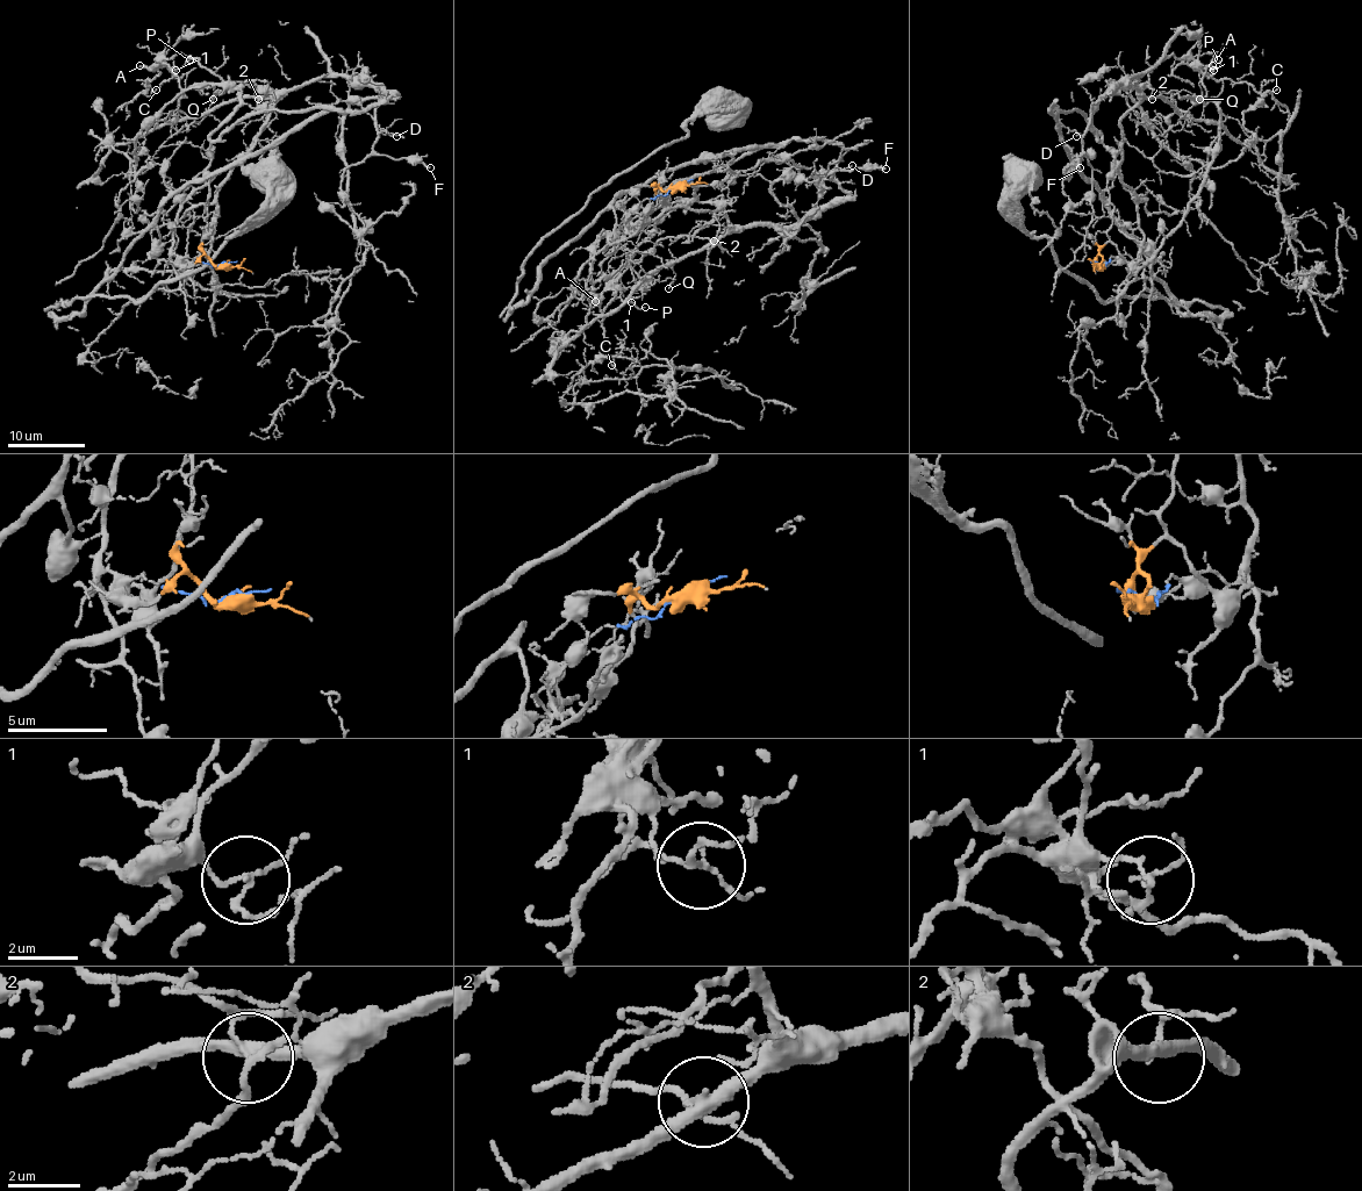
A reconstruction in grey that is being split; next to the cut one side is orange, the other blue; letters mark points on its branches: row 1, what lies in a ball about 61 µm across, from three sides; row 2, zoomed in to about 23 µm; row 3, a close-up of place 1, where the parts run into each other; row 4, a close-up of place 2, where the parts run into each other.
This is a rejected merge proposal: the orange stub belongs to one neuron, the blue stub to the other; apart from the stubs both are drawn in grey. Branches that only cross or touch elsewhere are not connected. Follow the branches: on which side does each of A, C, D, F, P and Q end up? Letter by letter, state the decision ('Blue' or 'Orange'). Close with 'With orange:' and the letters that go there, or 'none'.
A: Orange
C: Orange
D: Blue
F: Blue
P: Orange
Q: Blue
With orange: A, C, P

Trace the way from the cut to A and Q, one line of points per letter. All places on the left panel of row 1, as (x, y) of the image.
A: (220, 264), (201, 242), (210, 135), (239, 102), (239, 93), (216, 84), (184, 90), (166, 64), (140, 66)
Q: (220, 264), (169, 258), (176, 213), (236, 164), (272, 107), (255, 97), (213, 107), (219, 90), (213, 99)

